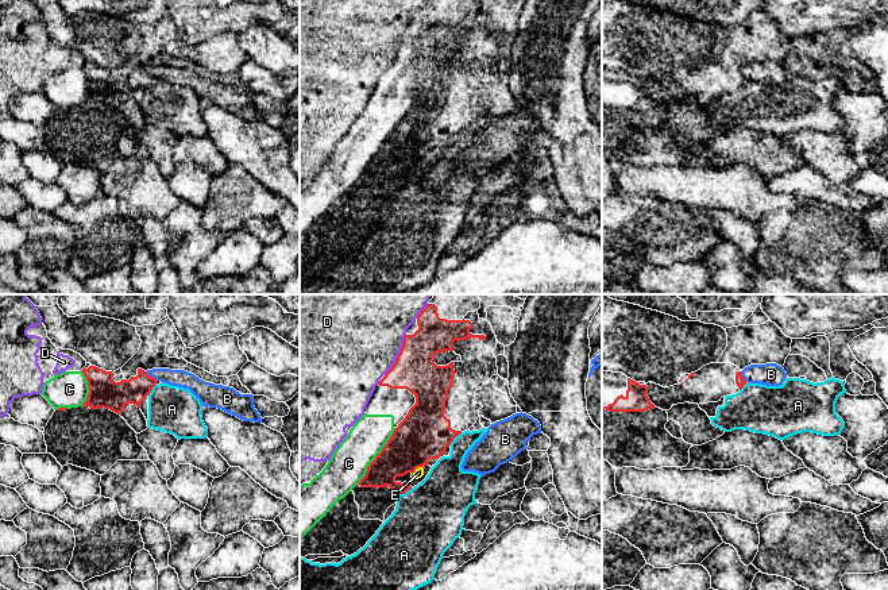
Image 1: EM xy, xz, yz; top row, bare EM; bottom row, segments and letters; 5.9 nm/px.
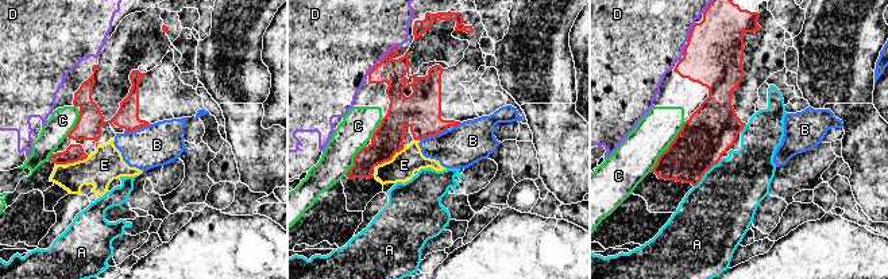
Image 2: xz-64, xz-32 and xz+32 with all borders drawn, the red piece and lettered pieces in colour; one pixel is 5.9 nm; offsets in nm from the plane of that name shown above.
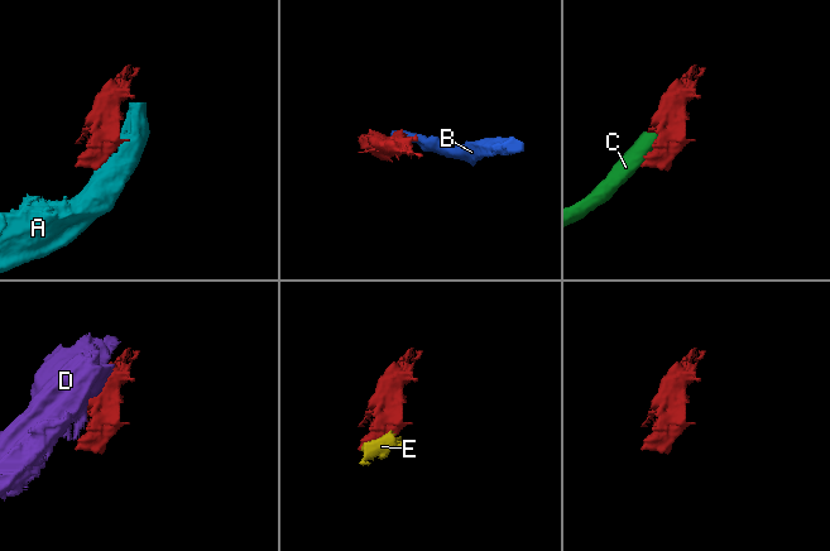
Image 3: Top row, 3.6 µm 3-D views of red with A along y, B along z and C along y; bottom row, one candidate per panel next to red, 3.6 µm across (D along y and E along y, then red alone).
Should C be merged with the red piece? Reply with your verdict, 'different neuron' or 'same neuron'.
same neuron

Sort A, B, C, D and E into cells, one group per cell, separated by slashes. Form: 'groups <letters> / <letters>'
groups A / B E / C / D

